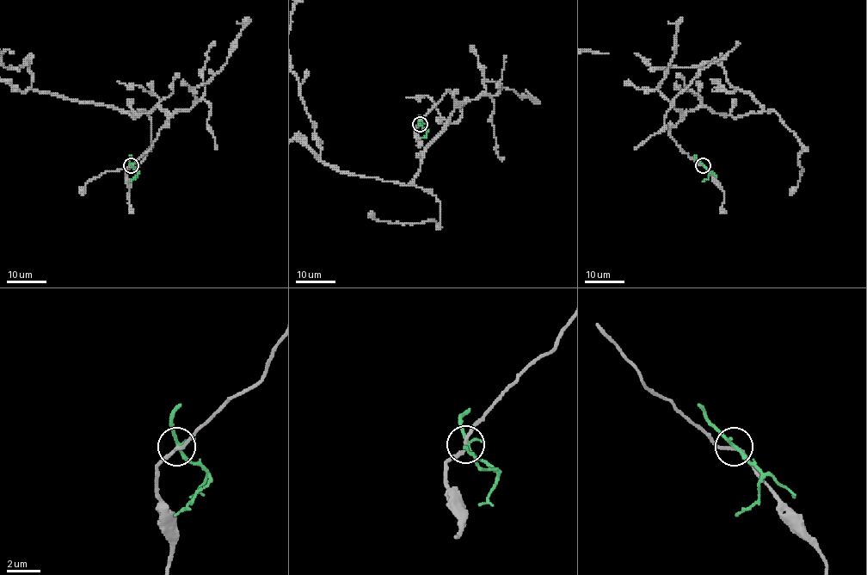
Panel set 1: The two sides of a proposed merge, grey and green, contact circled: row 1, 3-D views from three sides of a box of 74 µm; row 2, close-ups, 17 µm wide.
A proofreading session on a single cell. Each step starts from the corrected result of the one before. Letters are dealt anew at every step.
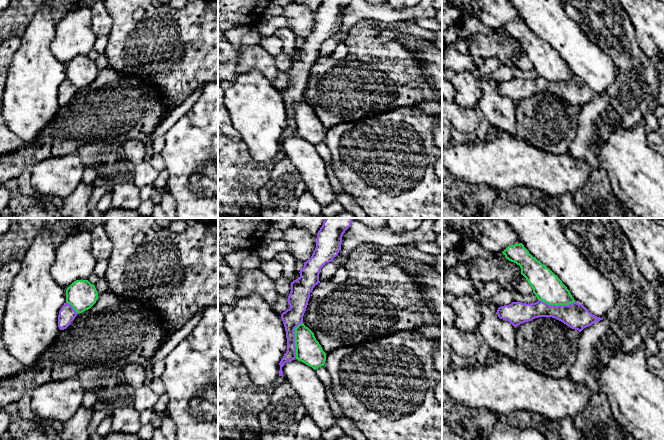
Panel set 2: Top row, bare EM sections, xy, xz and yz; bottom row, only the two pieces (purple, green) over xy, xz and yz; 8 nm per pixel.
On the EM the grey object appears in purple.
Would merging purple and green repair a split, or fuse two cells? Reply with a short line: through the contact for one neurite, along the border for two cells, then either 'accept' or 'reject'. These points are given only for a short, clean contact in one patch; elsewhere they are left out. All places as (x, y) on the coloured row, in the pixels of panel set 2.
xz (302, 322), (295, 328), (294, 332), (295, 357) | reject

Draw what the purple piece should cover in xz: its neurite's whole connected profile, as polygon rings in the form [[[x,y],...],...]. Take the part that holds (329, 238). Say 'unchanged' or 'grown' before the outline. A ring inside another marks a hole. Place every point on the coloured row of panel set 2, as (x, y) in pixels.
unchanged; [[[326,218],[317,233],[316,248],[311,258],[304,262],[304,267],[299,272],[300,277],[291,282],[291,292],[288,296],[290,308],[281,314],[286,331],[287,351],[279,363],[279,376],[284,376],[284,364],[296,358],[295,328],[303,323],[310,293],[320,283],[320,270],[338,255],[342,236],[352,222],[352,218]]]

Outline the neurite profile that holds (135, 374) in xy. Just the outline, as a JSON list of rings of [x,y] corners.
[[[129,364],[123,368],[126,383],[133,388],[144,385],[146,379],[146,366],[139,364]]]

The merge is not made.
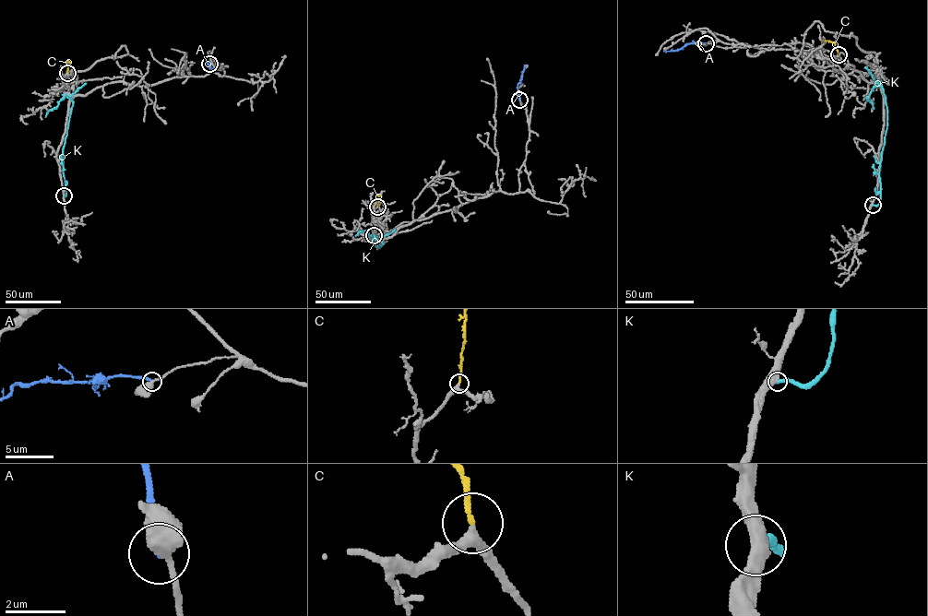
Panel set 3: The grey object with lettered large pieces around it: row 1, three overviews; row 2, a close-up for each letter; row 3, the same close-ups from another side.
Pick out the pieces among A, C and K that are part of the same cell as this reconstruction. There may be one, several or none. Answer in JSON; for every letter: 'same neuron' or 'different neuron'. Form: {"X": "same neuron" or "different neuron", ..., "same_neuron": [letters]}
{"A": "different neuron", "C": "same neuron", "K": "different neuron", "same_neuron": ["C"]}

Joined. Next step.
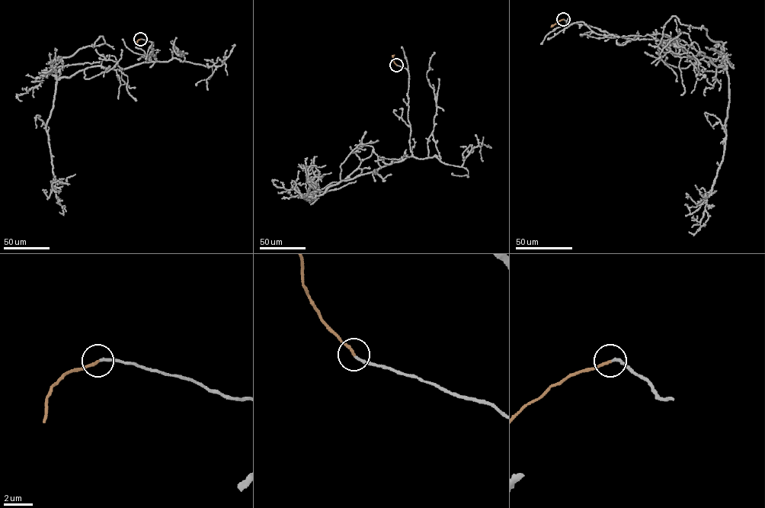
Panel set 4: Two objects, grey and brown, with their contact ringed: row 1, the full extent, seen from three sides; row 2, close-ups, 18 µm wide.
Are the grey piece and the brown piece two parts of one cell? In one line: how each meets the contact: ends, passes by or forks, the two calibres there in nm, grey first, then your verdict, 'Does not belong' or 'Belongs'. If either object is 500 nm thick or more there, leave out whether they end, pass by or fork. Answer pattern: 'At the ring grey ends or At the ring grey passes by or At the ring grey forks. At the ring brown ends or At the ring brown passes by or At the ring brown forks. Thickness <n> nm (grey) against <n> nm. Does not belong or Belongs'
At the ring grey ends. At the ring brown ends. Thickness 190 nm (grey) against 190 nm. Belongs

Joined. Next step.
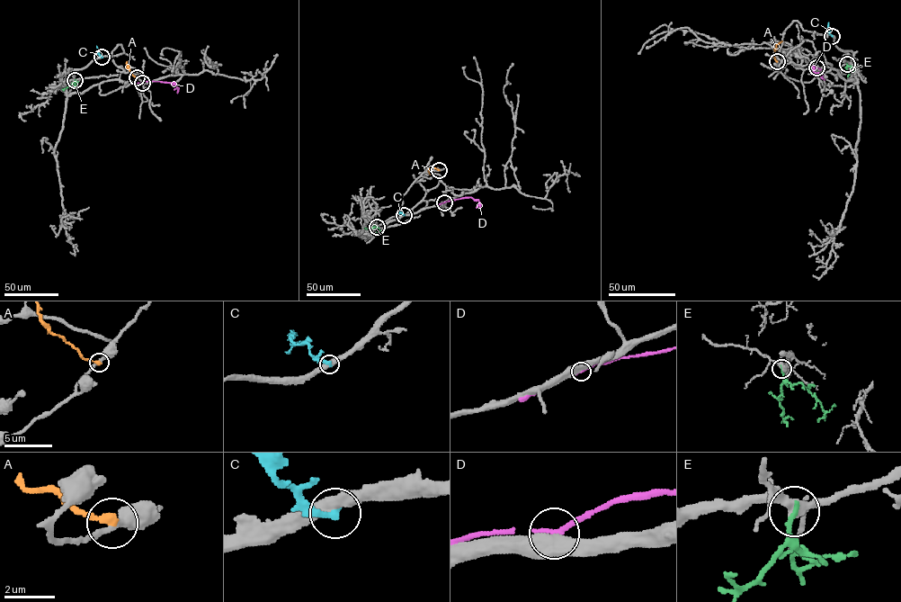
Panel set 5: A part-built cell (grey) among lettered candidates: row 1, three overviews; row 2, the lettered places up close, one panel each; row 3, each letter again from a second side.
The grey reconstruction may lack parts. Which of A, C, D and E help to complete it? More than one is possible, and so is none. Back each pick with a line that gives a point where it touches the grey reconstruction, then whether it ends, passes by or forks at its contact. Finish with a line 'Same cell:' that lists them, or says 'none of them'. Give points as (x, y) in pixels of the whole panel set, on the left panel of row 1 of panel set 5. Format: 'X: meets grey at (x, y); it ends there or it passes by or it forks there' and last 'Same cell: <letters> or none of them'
Same cell: none of them

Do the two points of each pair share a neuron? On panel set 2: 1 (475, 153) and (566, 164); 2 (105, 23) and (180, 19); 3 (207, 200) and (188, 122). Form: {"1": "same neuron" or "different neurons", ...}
{"1": "same neuron", "2": "different neurons", "3": "same neuron"}

